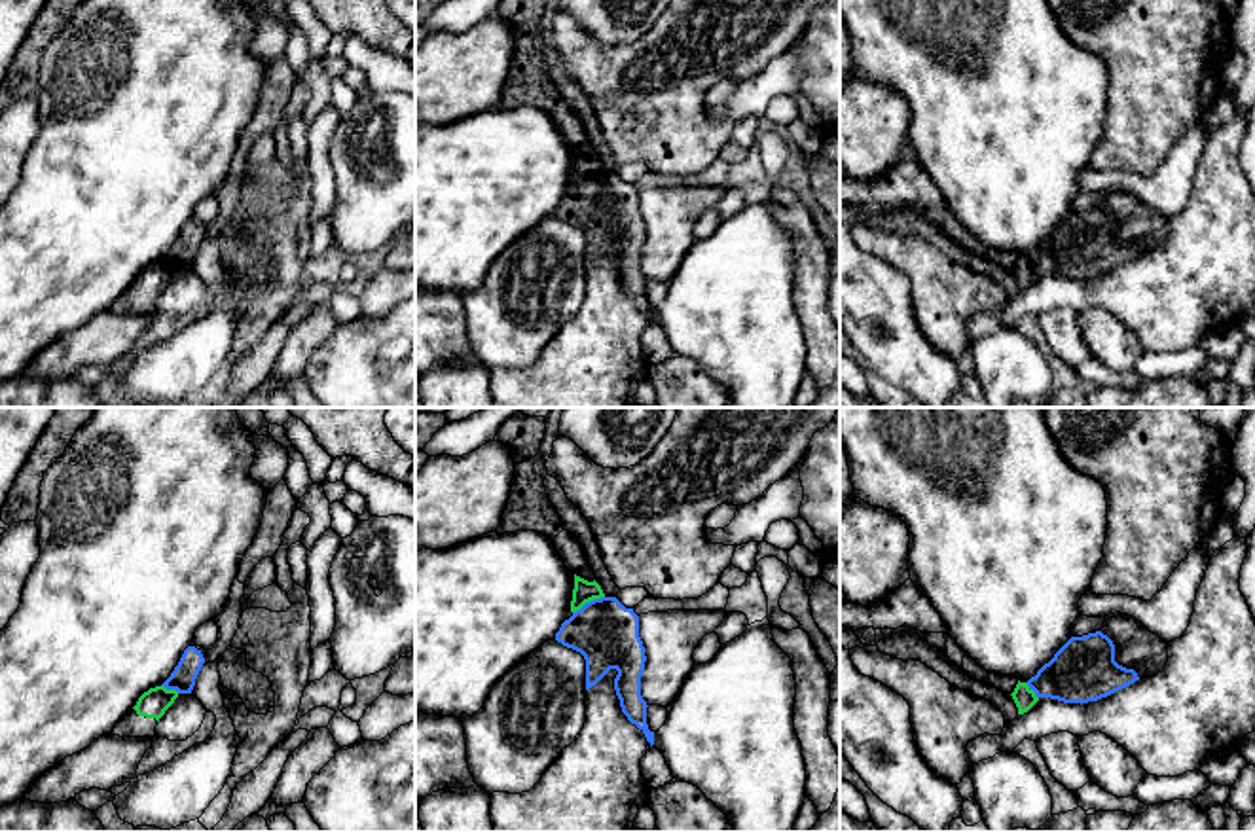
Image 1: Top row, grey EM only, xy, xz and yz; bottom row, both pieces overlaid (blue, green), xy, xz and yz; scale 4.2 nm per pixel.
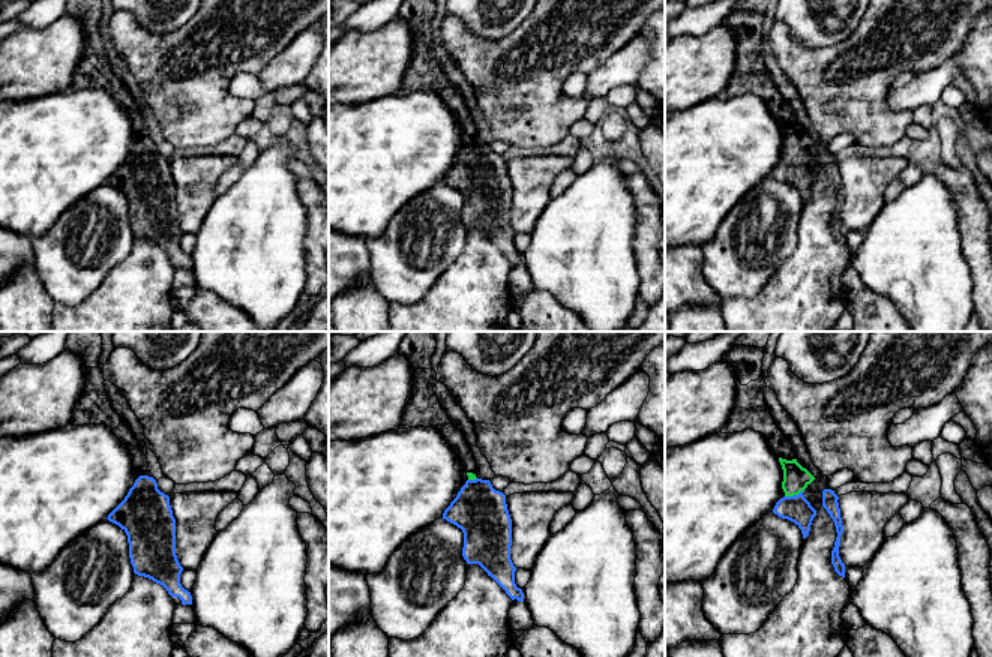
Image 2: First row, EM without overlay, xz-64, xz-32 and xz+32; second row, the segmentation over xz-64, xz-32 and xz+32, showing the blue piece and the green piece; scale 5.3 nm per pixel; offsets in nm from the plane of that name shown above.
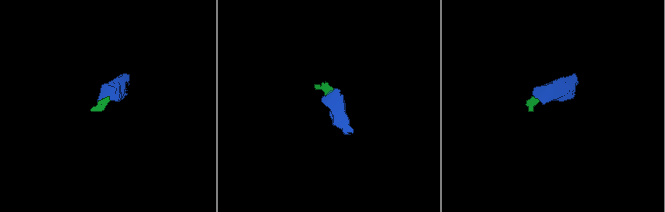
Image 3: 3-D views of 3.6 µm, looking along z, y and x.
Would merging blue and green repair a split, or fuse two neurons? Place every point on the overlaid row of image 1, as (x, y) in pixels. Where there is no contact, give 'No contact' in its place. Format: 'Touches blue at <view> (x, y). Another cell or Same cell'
Touches blue at xz (590, 601). Same cell

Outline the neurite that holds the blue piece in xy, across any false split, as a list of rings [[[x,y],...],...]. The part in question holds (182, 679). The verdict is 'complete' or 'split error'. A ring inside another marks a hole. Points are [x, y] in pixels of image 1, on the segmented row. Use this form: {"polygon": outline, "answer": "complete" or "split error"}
{"polygon": [[[188,646],[171,677],[161,686],[144,692],[110,733],[119,737],[154,737],[159,718],[174,699],[180,694],[191,694],[203,663],[201,650]]], "answer": "split error"}

